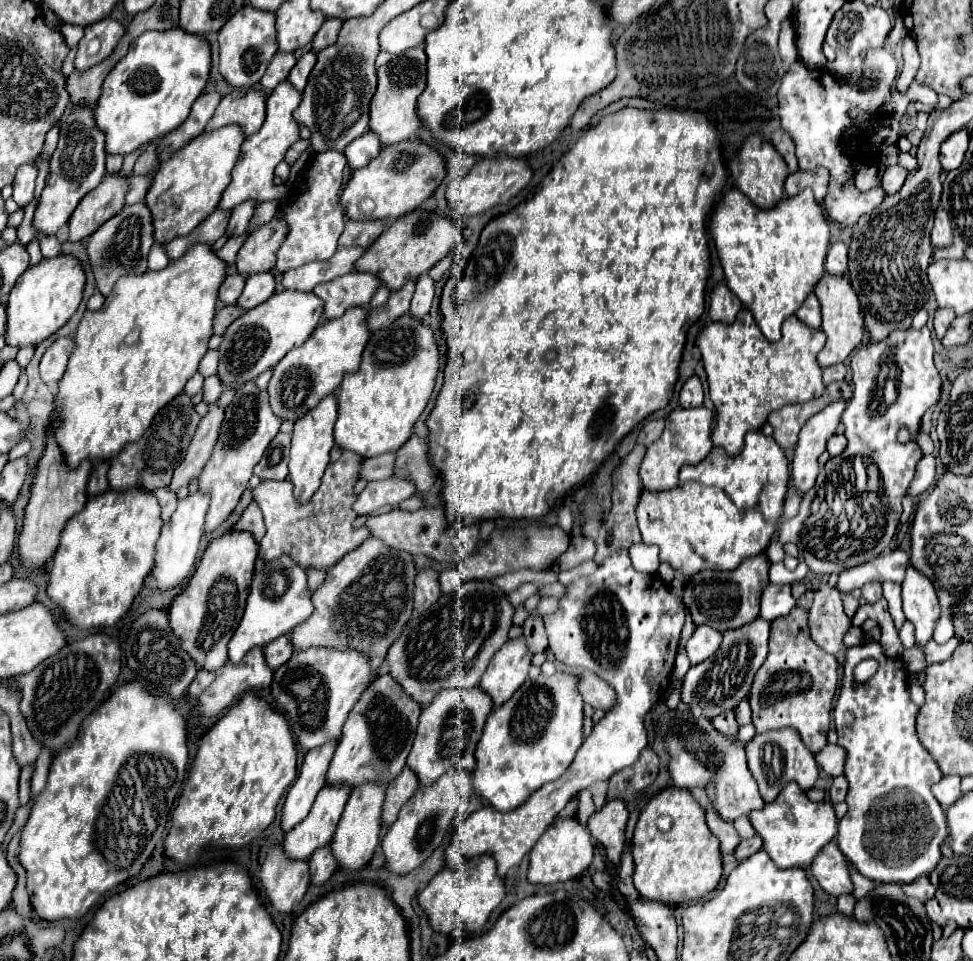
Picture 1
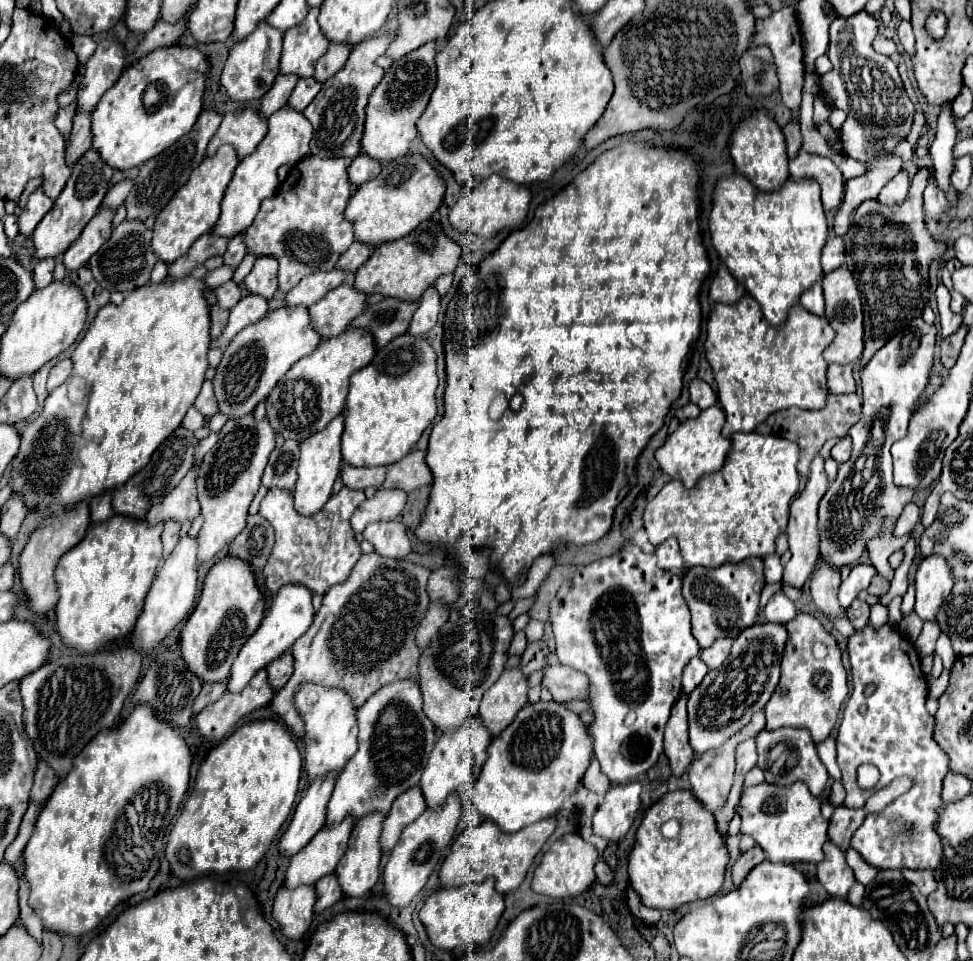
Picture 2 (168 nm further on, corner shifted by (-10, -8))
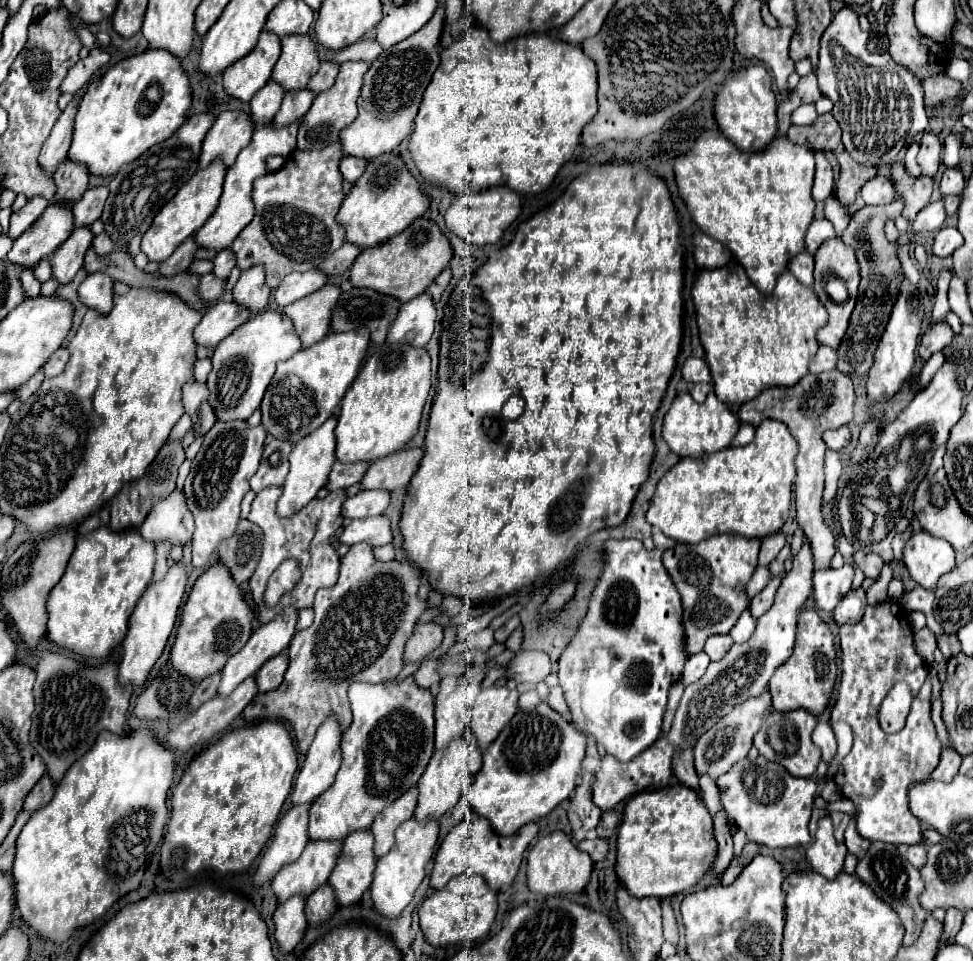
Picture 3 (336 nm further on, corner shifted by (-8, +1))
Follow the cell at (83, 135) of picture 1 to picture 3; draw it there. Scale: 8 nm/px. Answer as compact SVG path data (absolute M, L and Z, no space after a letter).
M50 203L40 219L28 227L20 239L14 241L8 259L22 267L34 267L40 259L52 255L72 233L74 213L72 205Z

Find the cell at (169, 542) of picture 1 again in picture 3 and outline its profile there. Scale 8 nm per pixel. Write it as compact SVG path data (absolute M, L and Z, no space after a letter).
M176 561L166 577L162 581L150 583L148 589L144 591L144 595L140 597L140 601L136 603L132 615L130 615L130 623L128 623L128 633L124 637L124 655L120 661L120 681L130 683L134 687L140 687L146 683L152 665L156 663L156 659L162 655L168 635L174 629L176 623L176 615L178 615L178 607L182 603L184 591L186 591L186 583L188 583L188 567L182 561Z

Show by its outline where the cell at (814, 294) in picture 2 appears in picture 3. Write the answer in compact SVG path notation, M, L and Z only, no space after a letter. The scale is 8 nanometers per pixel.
M802 251L800 255L796 255L790 263L790 273L800 281L804 283L806 287L812 287L814 285L814 277L812 277L812 271L814 271L814 257L808 255L806 251Z

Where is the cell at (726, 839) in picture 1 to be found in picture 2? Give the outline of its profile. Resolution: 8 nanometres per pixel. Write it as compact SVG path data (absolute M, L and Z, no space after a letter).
M760 710L752 716L748 728L744 728L742 732L736 732L726 744L710 750L710 752L704 752L704 754L698 754L698 758L692 762L690 766L690 786L692 786L692 794L706 806L710 808L712 812L718 810L724 802L726 802L726 796L732 788L732 780L734 780L734 768L736 768L736 762L734 762L734 754L736 754L736 746L748 738L754 738L758 736L766 726L766 717L764 710Z

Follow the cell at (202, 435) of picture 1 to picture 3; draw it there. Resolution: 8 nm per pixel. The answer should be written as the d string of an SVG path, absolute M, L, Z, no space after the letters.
M174 489L172 495L158 499L138 531L144 539L152 539L154 543L168 539L174 545L184 545L190 541L194 533L194 519L186 507L182 489Z

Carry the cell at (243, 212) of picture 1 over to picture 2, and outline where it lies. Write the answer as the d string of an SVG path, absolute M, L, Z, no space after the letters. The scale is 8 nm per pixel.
M234 236L228 242L228 248L224 252L224 264L230 268L238 268L238 264L244 260L246 256L246 244L244 244L244 236Z

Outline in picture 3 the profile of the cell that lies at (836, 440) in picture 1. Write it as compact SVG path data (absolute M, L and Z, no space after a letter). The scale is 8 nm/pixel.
M840 427L840 429L834 429L834 431L826 431L824 433L824 443L828 445L828 449L842 451L850 443L850 431L848 431L848 427Z

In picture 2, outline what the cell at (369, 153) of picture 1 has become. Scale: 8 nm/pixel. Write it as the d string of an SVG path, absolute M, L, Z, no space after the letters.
M356 156L352 160L352 164L348 166L348 178L352 184L360 186L368 180L372 180L374 176L380 174L380 164L378 160L370 160L368 156Z

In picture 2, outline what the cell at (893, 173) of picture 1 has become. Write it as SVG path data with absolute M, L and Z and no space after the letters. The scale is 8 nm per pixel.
M902 170L880 190L876 200L884 206L898 206L904 202L908 188L910 188L910 180L908 180L908 174Z

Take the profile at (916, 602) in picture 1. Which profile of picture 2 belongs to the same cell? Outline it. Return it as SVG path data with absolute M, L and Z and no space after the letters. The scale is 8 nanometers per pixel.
M926 556L916 570L916 614L922 620L936 620L936 612L954 586L952 568L944 556Z

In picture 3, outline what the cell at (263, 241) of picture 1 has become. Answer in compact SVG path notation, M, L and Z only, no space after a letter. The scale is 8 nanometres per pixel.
M254 265L246 271L242 271L238 283L232 289L234 301L242 307L250 309L252 313L258 313L266 307L270 287L266 285L266 271L264 265Z

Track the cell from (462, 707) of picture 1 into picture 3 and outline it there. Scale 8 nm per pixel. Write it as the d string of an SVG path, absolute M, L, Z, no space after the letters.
M468 731L458 739L452 739L446 749L438 749L418 781L420 795L418 795L418 807L414 815L420 821L426 821L430 817L442 817L446 811L450 811L456 805L458 795L462 791L462 783L474 779L480 767L482 767L482 753L476 745L476 737L472 735L472 731Z

